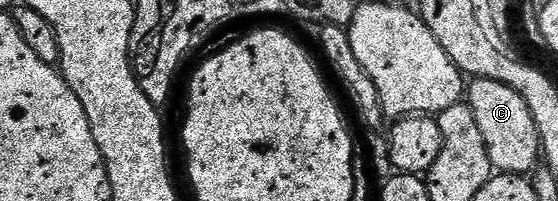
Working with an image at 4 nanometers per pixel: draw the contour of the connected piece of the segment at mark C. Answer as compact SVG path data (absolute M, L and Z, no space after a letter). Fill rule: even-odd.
M475 79L468 84L467 102L471 113L475 113L483 141L487 141L487 157L491 157L494 168L507 175L528 176L538 166L541 138L527 101L499 81Z

